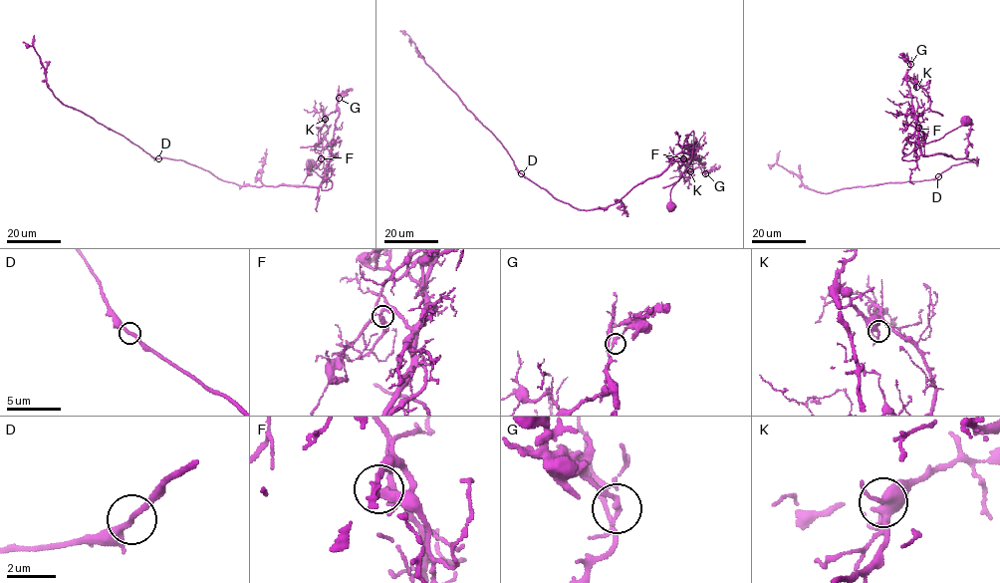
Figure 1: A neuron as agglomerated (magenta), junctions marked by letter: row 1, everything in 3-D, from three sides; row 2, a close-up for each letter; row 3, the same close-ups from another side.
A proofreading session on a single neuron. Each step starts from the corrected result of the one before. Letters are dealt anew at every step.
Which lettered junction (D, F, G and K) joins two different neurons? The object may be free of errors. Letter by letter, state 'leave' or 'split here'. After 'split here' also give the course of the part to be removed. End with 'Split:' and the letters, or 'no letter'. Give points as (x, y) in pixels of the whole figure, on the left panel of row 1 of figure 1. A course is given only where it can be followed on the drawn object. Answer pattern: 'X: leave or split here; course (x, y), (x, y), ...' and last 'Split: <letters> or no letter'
D: leave
F: split here; course (320, 158), (323, 146), (320, 131), (325, 114), (304, 109)
G: leave
K: leave
Split: F

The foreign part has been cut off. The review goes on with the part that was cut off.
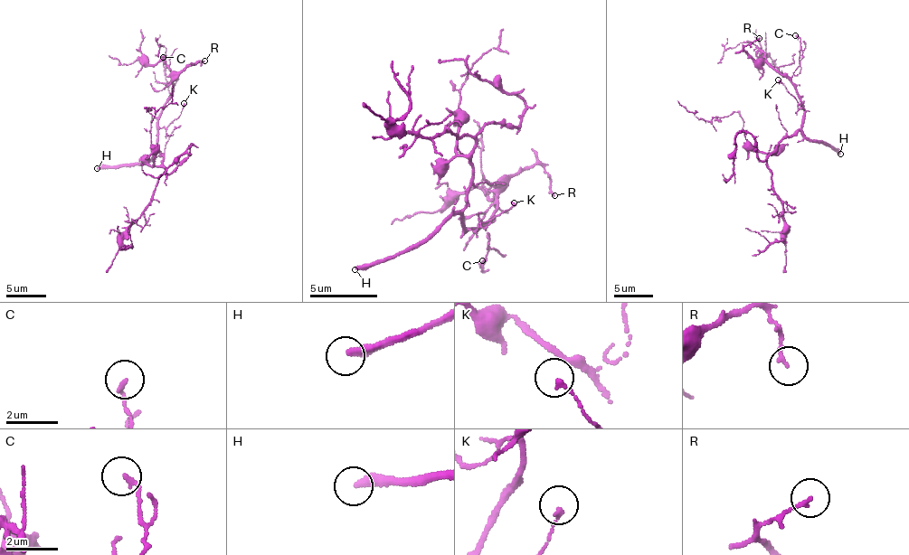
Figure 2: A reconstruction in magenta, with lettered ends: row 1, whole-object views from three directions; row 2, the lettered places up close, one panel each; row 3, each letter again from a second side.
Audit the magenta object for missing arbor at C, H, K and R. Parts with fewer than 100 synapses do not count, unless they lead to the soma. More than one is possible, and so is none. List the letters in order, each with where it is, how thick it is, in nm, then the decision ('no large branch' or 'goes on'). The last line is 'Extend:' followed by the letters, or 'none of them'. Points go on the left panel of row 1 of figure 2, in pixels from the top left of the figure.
C: place (163, 57); calibre 160 nm; no large branch
H: place (97, 168); calibre 360 nm; goes on
K: place (184, 103); calibre 150 nm; no large branch
R: place (204, 61); calibre 140 nm; no large branch
Extend: H

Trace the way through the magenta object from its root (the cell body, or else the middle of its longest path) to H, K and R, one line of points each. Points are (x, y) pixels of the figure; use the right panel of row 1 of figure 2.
H: (793, 132), (800, 131), (809, 140), (820, 142), (840, 154)
K: (793, 132), (801, 127), (803, 103), (800, 104), (778, 79)
R: (793, 132), (801, 127), (801, 96), (787, 77), (746, 52), (746, 45), (759, 38)

